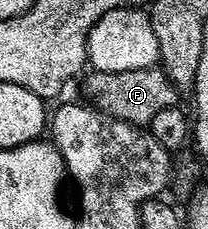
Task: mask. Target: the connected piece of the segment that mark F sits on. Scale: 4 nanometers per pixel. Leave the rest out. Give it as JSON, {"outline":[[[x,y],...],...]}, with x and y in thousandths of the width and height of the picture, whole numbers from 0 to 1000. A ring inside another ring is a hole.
{"outline":[[[750,284],[697,301],[639,301],[601,319],[524,319],[519,310],[433,314],[438,332],[404,354],[433,445],[462,485],[490,485],[534,520],[577,520],[644,555],[702,559],[774,493],[774,476],[813,476],[865,445],[870,402],[832,371],[832,354],[784,314],[779,288]]]}

